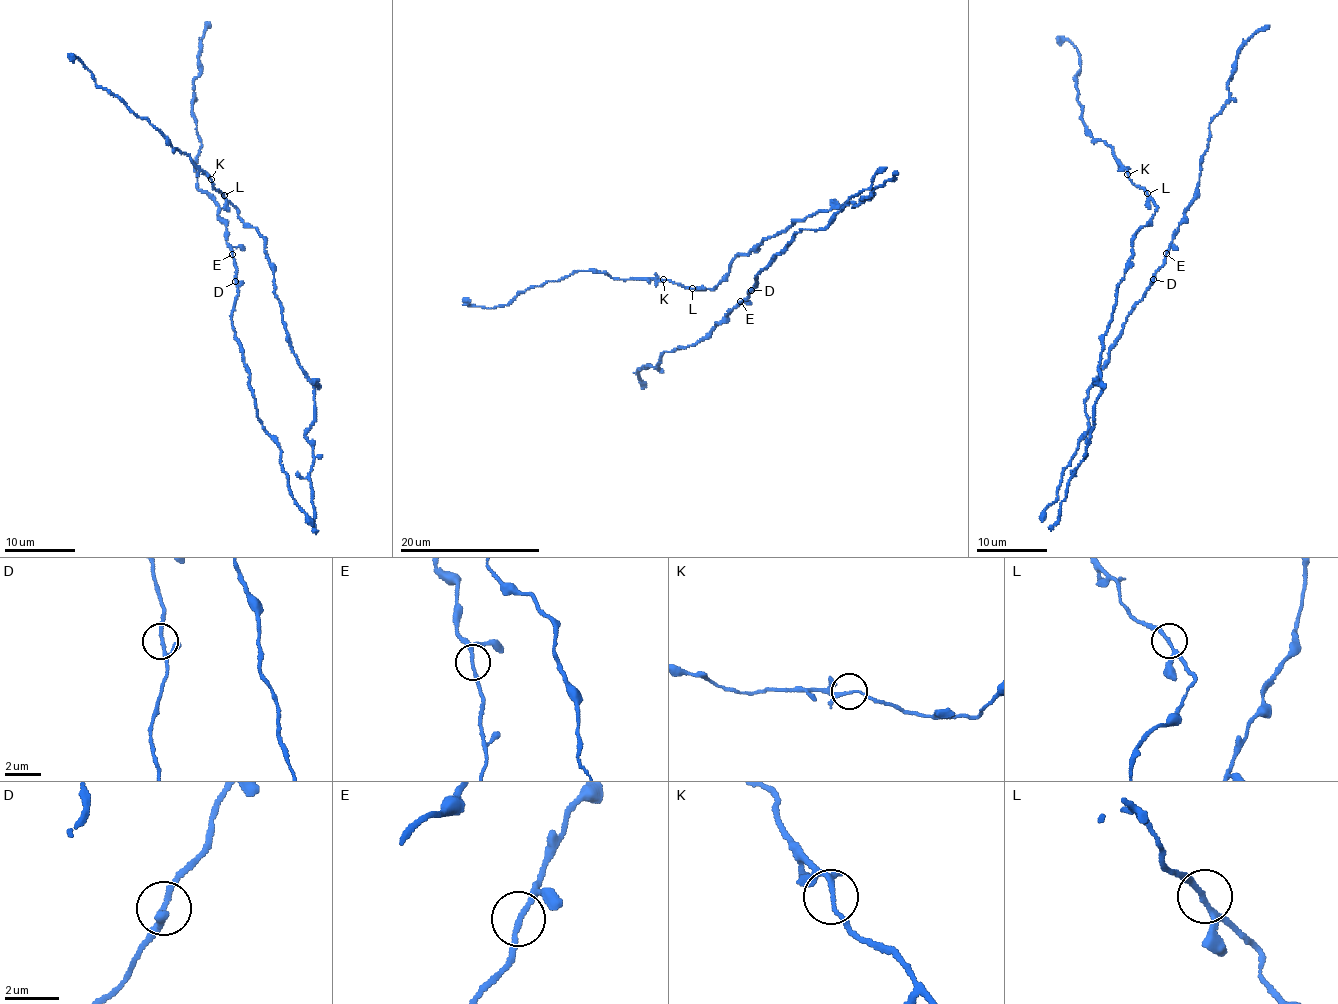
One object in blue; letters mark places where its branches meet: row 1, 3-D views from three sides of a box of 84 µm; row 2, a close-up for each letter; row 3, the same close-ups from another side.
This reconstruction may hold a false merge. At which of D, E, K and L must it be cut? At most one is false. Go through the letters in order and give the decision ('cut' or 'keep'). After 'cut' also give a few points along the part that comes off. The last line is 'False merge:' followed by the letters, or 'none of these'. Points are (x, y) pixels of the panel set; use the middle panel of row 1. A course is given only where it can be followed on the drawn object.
D: keep
E: keep
K: keep
L: keep
False merge: none of these

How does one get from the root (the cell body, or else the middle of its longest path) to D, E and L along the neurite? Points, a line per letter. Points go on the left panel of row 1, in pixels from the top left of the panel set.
D: (313, 516), (315, 531), (292, 497), (280, 448), (258, 416), (231, 319), (235, 281)
E: (313, 516), (315, 531), (292, 497), (280, 448), (258, 416), (231, 319), (238, 288), (232, 254)
L: (313, 516), (309, 477), (313, 448), (305, 432), (313, 419), (315, 384), (291, 349), (264, 240), (224, 195)

